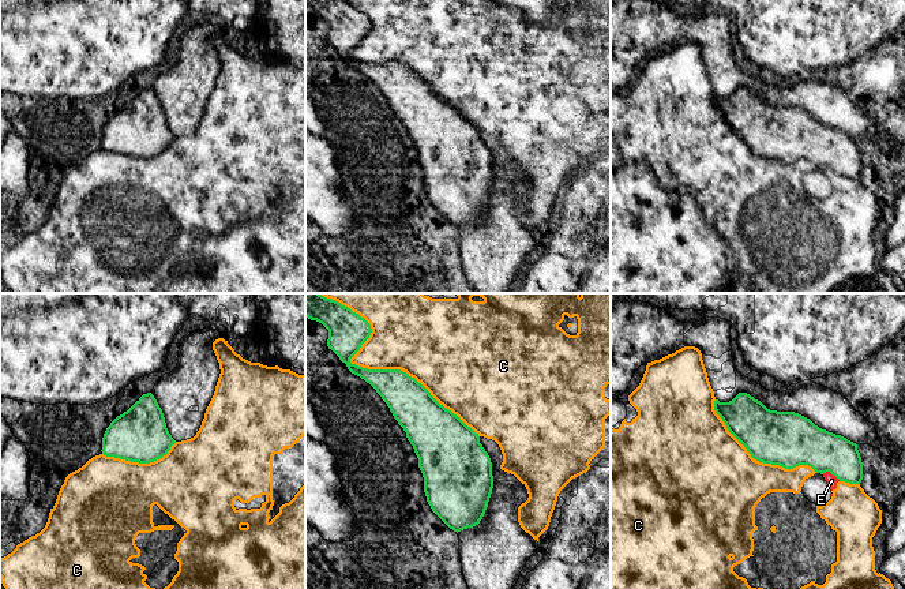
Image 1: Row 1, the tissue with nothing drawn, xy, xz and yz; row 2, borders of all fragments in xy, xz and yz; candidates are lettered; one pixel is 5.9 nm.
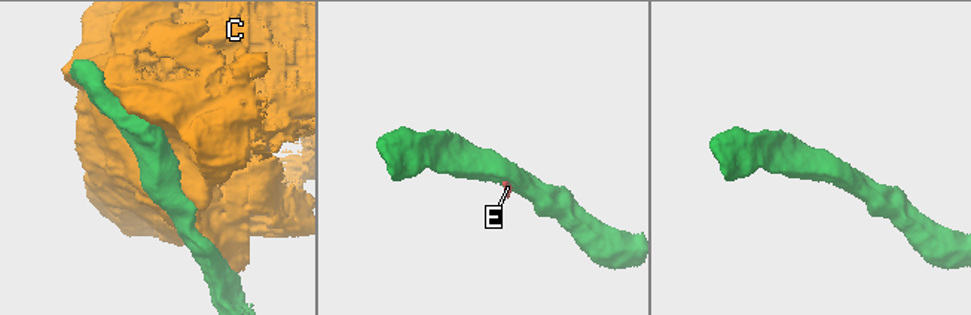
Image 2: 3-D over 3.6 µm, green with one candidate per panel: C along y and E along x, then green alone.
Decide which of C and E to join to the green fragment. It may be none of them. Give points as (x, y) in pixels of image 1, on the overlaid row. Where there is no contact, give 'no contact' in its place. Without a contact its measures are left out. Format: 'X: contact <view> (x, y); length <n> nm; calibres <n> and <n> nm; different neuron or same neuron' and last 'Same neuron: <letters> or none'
C: contact xz (371, 370); length 1250 nm; calibres 220 and 360 nm; different neuron
E: contact yz (832, 473); length 120 nm; calibres 260 and 70 nm; different neuron
Same neuron: none

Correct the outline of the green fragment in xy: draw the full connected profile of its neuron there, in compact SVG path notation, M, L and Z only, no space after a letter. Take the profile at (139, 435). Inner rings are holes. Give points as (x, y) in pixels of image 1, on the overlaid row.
M147 393L110 423L101 451L106 457L150 464L166 455L174 443L162 409L154 395Z

